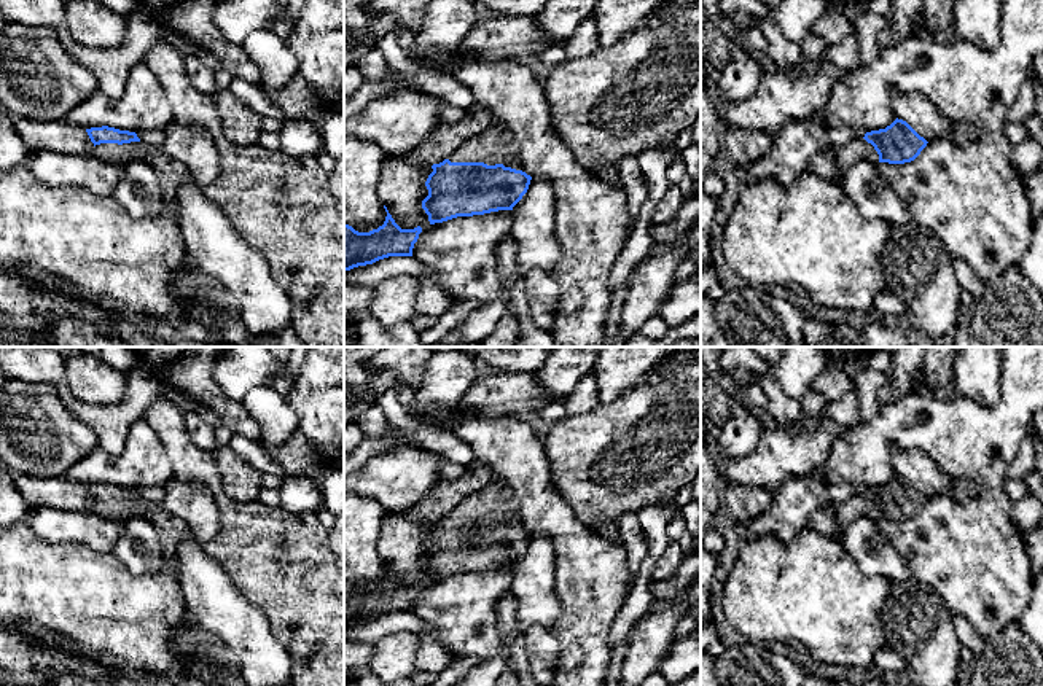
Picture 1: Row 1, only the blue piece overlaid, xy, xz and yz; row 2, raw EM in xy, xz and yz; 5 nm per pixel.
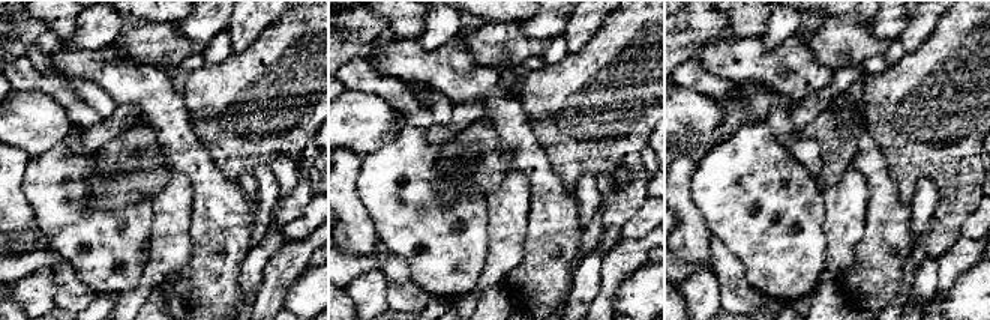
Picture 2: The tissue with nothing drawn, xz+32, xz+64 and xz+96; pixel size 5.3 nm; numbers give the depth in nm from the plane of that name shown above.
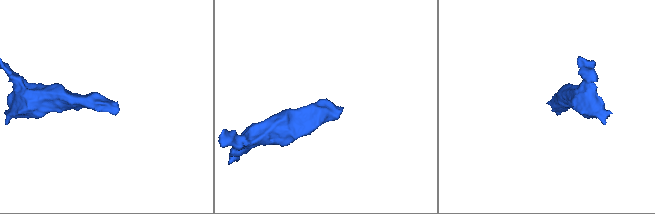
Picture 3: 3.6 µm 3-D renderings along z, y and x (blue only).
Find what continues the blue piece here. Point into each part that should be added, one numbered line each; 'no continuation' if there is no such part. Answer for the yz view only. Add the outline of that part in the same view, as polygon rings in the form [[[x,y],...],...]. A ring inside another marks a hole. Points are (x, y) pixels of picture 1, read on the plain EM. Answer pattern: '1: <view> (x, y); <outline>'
1: yz (855, 506); [[[852,495],[836,506],[836,538],[858,517],[879,520],[879,511],[865,495]]]

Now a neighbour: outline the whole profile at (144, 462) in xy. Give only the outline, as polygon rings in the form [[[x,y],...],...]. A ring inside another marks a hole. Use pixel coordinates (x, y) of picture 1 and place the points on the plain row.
[[[142,417],[132,423],[119,455],[96,447],[64,477],[80,485],[108,482],[137,489],[166,485],[174,477],[174,470],[158,435]]]

